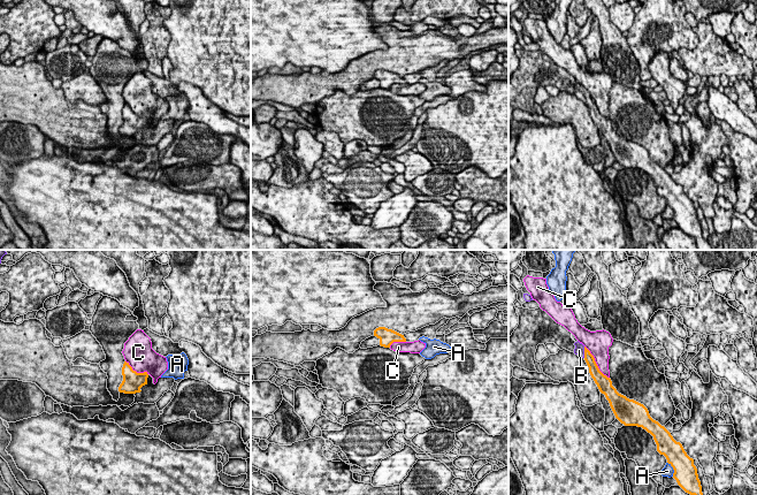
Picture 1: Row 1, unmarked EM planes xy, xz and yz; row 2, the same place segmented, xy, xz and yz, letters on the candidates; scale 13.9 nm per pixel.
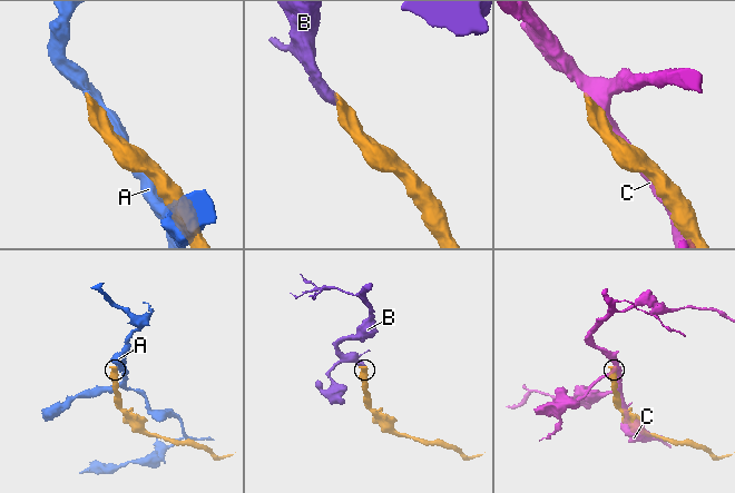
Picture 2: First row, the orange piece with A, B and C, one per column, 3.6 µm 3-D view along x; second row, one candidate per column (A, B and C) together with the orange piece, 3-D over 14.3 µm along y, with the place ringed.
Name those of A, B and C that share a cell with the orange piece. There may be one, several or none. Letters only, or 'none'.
B

